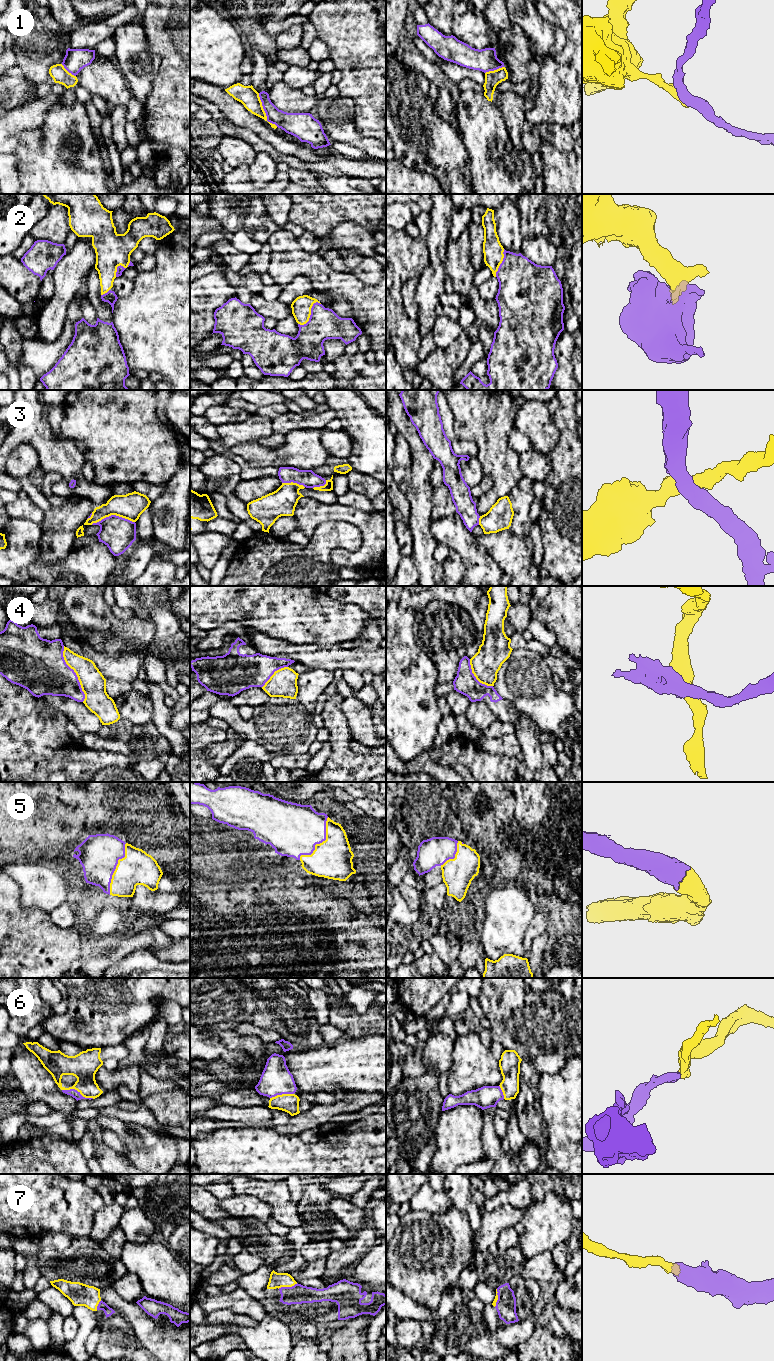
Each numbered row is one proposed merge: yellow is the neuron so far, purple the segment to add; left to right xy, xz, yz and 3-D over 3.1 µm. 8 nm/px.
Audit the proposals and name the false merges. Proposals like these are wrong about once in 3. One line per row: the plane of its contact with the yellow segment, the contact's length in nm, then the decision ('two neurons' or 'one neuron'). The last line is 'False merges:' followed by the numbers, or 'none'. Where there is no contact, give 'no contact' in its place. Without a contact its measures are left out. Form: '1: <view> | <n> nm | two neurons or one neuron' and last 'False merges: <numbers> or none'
1: xz | 320 nm | two neurons
2: xz | 260 nm | one neuron
3: xy | 360 nm | two neurons
4: xy | 480 nm | two neurons
5: xz | 420 nm | one neuron
6: xy | 260 nm | one neuron
7: xz | 170 nm | one neuron
False merges: 1, 3, 4

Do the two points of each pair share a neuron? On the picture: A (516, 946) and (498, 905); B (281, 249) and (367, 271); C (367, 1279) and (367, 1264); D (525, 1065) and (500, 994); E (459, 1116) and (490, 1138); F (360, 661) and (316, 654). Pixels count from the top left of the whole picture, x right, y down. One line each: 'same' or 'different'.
A: same
B: different
C: same
D: different
E: different
F: same

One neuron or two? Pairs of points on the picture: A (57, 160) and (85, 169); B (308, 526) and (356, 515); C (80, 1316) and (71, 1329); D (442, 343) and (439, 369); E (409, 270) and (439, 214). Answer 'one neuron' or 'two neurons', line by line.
A: one neuron
B: one neuron
C: two neurons
D: two neurons
E: two neurons

